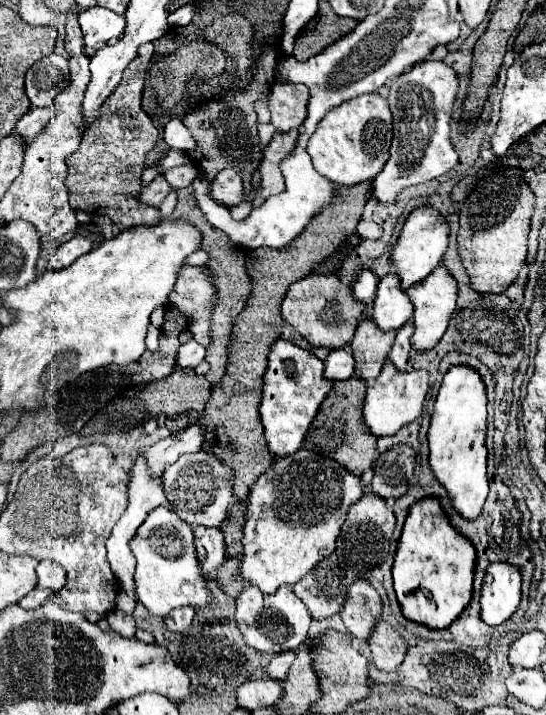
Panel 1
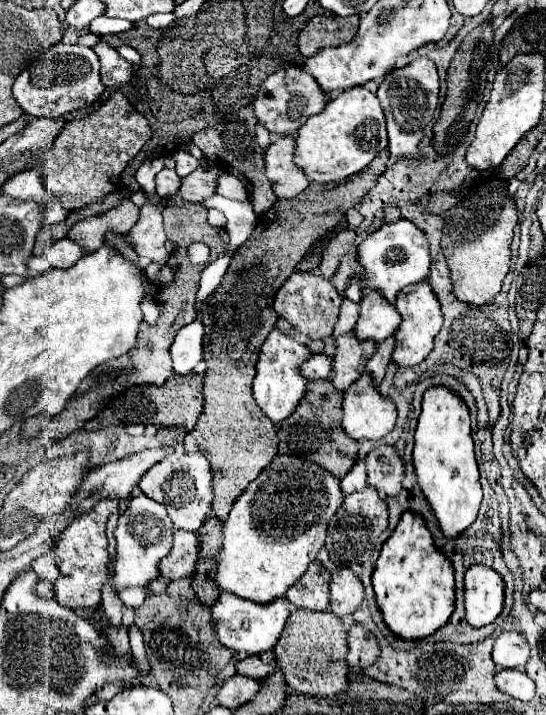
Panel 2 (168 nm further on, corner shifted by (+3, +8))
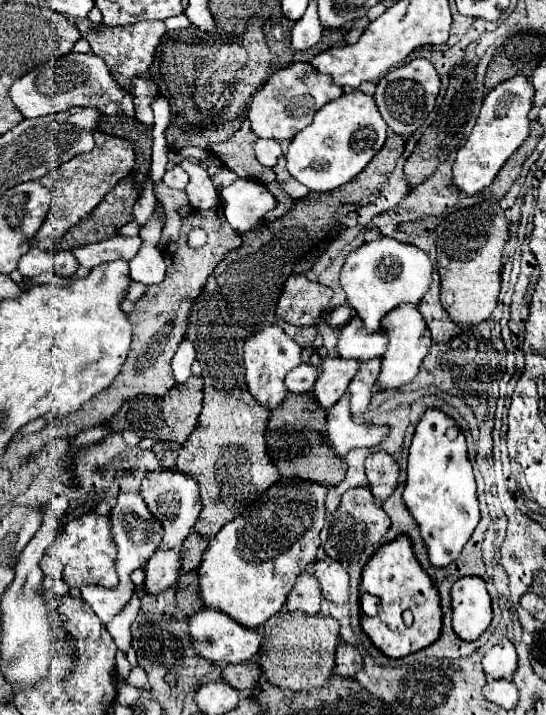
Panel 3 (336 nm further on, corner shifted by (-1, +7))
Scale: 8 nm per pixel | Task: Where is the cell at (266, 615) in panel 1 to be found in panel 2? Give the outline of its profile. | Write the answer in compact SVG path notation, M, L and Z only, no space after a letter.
M223 592L213 606L213 626L223 646L237 650L239 656L251 656L275 648L289 614L289 600L285 598L273 600L273 604L251 604L241 596Z

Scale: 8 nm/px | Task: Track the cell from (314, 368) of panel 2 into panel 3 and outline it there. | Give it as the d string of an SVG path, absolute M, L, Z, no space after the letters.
M301 363L297 365L291 373L287 373L285 377L285 385L287 385L287 391L293 393L293 395L303 395L303 393L309 393L315 385L315 377L319 375L319 371L315 367L311 367L309 363Z

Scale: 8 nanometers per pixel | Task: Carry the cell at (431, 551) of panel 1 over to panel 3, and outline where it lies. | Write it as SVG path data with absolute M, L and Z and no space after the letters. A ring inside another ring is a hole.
M403 535L395 541L381 545L377 553L371 555L367 565L361 573L359 595L375 595L379 599L379 611L375 617L359 617L363 633L369 641L391 659L407 657L415 651L421 651L437 641L441 633L441 607L439 607L439 593L421 569L419 561L411 551L411 541ZM405 613L411 613L411 623L403 619Z

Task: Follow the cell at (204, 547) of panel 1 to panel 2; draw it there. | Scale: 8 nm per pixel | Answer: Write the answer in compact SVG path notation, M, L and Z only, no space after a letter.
M175 530L173 550L167 558L161 560L159 570L163 578L179 580L183 576L191 576L195 572L195 564L199 560L199 538L197 534Z

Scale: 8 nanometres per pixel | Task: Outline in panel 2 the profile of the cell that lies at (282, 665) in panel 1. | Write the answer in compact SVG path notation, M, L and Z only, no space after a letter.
M271 650L271 652L263 652L263 654L255 654L255 656L243 658L243 660L237 664L237 674L263 680L263 678L267 678L271 672L275 672L275 668L277 668L277 660L275 660L275 654L273 654L273 650Z

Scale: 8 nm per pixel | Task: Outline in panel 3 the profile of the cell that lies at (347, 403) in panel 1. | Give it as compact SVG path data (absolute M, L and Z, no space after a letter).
M287 395L279 409L269 413L265 441L267 453L283 477L299 477L303 481L315 481L319 485L333 487L345 477L345 463L335 457L333 449L321 435L325 427L325 411L313 401L313 395Z

